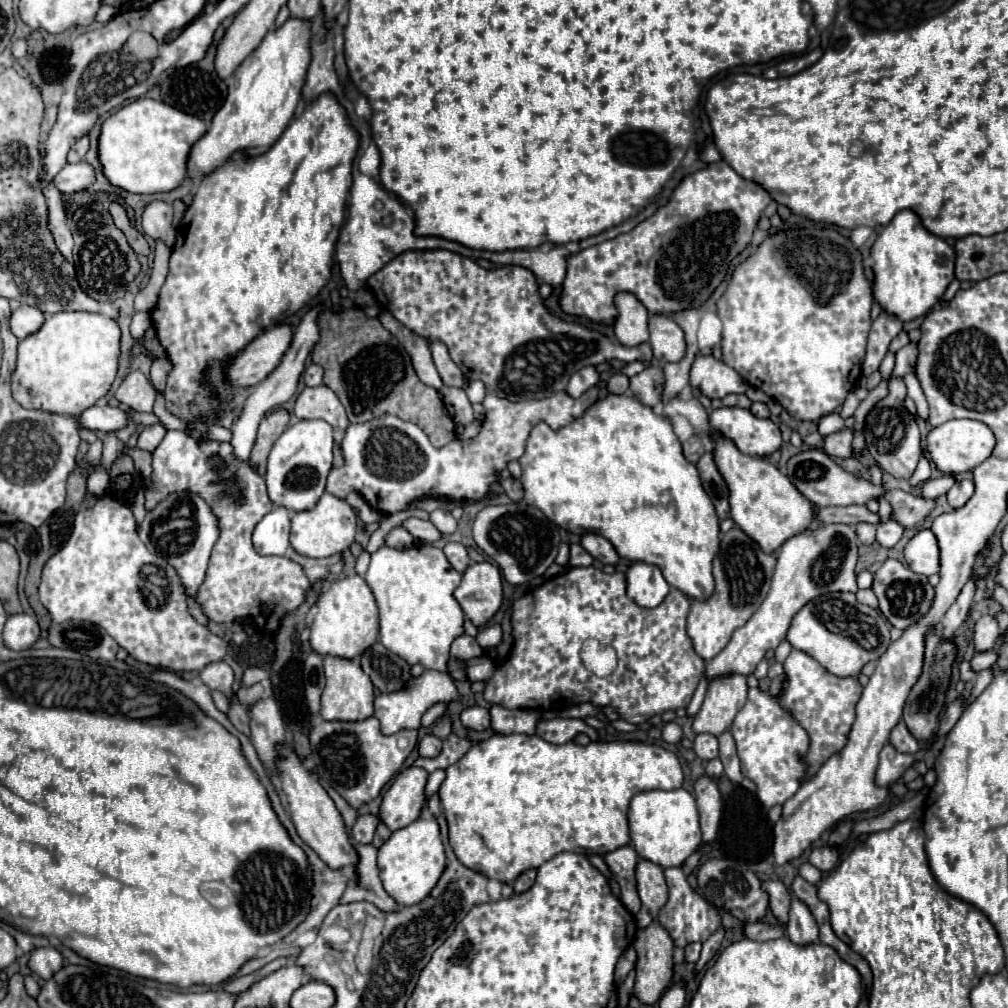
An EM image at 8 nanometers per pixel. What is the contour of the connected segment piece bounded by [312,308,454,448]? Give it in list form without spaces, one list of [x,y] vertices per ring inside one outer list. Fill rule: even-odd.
[[[348,308],[340,316],[326,310],[318,314],[318,326],[320,340],[312,350],[312,360],[324,368],[324,384],[338,394],[350,422],[394,414],[418,424],[436,448],[454,440],[454,422],[446,416],[440,394],[436,396],[434,388],[420,382],[408,352],[378,318],[366,316],[362,308]]]

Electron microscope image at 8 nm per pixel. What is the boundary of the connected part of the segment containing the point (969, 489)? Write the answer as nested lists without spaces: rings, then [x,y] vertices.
[[[964,478],[964,480],[956,482],[956,484],[948,490],[948,504],[950,504],[952,508],[962,508],[962,506],[970,500],[972,494],[974,494],[974,482],[968,480],[968,478]]]

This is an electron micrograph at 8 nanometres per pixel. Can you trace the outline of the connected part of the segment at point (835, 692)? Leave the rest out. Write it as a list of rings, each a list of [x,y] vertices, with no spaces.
[[[792,650],[784,660],[784,672],[788,678],[788,686],[780,696],[780,704],[806,730],[810,738],[808,752],[802,758],[802,762],[806,764],[804,780],[810,780],[832,754],[838,754],[846,746],[850,728],[854,724],[854,708],[862,696],[864,686],[858,682],[858,676],[834,676],[820,662],[800,650]]]

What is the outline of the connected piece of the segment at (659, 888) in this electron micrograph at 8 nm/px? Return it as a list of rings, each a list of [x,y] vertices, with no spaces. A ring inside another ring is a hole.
[[[640,858],[636,868],[636,882],[642,900],[642,908],[636,914],[636,924],[638,928],[646,928],[658,916],[658,910],[668,900],[668,888],[662,874],[662,866]]]

